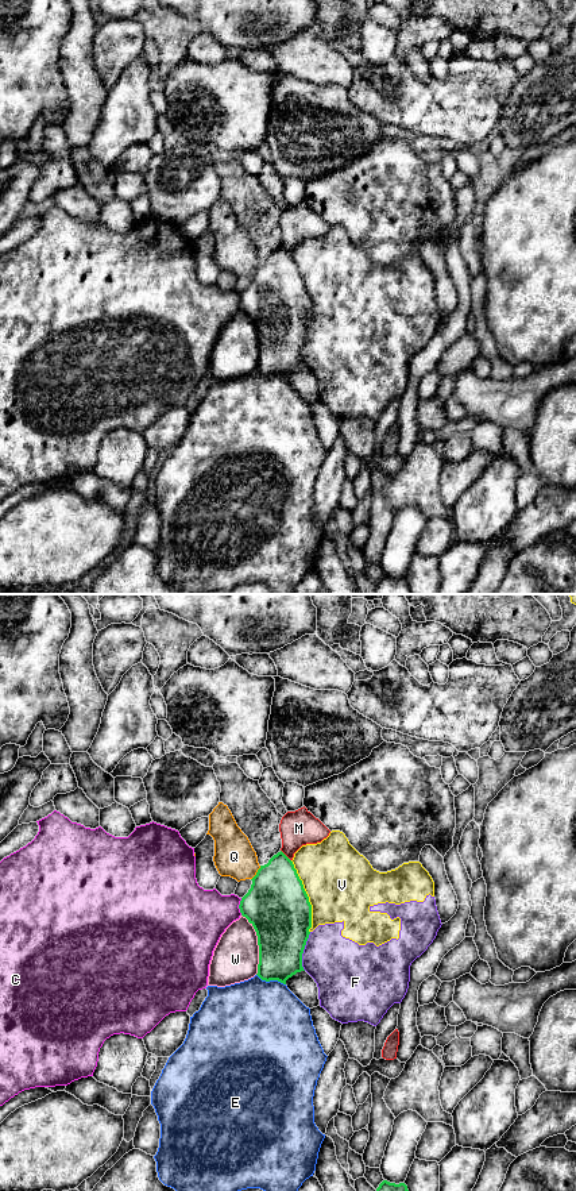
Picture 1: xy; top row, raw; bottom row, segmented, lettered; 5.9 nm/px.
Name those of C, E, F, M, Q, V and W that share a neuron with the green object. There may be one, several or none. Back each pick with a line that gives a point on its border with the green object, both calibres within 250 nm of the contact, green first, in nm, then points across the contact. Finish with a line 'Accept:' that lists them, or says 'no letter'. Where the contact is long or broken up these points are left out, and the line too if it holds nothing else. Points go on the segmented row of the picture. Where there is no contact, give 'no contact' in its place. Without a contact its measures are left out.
Accept: no letter

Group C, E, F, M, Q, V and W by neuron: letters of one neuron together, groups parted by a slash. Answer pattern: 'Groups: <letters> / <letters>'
Groups: C / E / F V / M / Q / W

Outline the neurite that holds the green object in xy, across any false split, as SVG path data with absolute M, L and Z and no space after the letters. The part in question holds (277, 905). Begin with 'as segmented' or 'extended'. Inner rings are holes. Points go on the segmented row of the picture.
as segmented; M281 851L260 866L239 909L254 926L259 945L258 976L286 980L302 967L312 928L312 905L293 862Z

